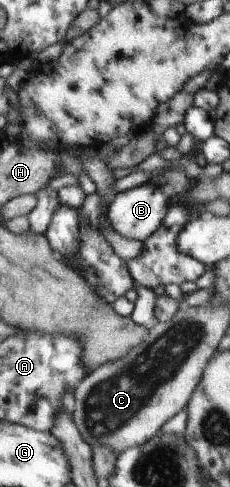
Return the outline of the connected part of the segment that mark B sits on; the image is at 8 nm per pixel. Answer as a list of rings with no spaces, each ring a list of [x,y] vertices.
[[[154,183],[142,184],[117,193],[108,206],[108,220],[111,226],[125,240],[146,241],[159,230],[171,206],[172,196],[165,194],[163,188]]]

